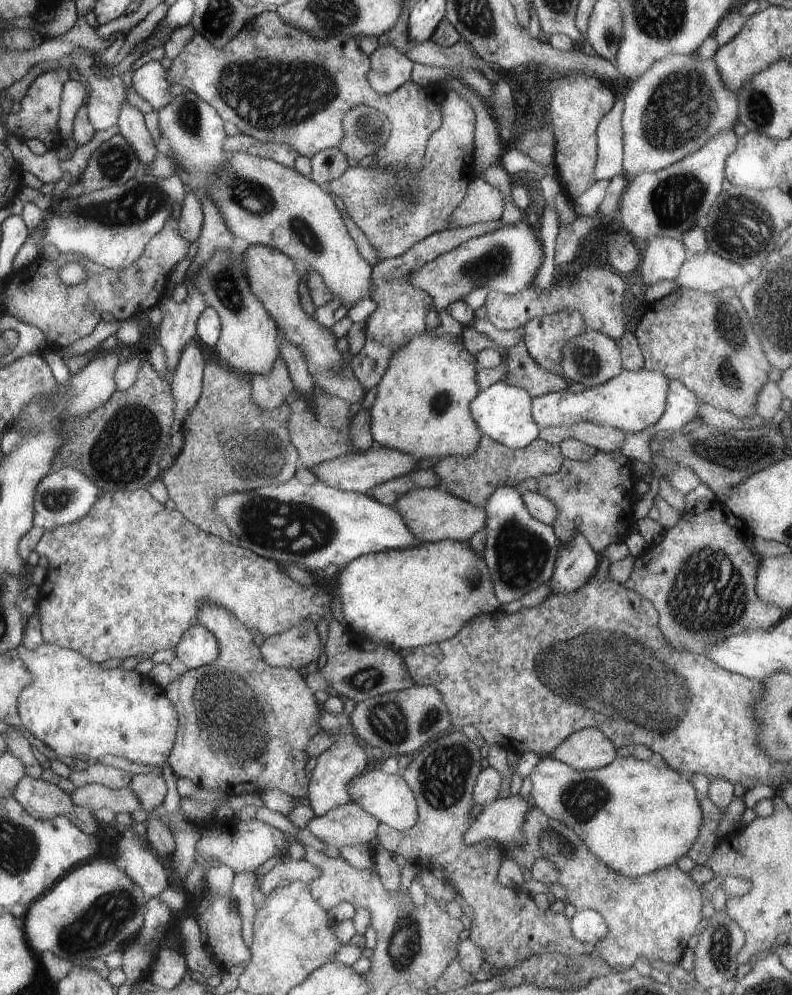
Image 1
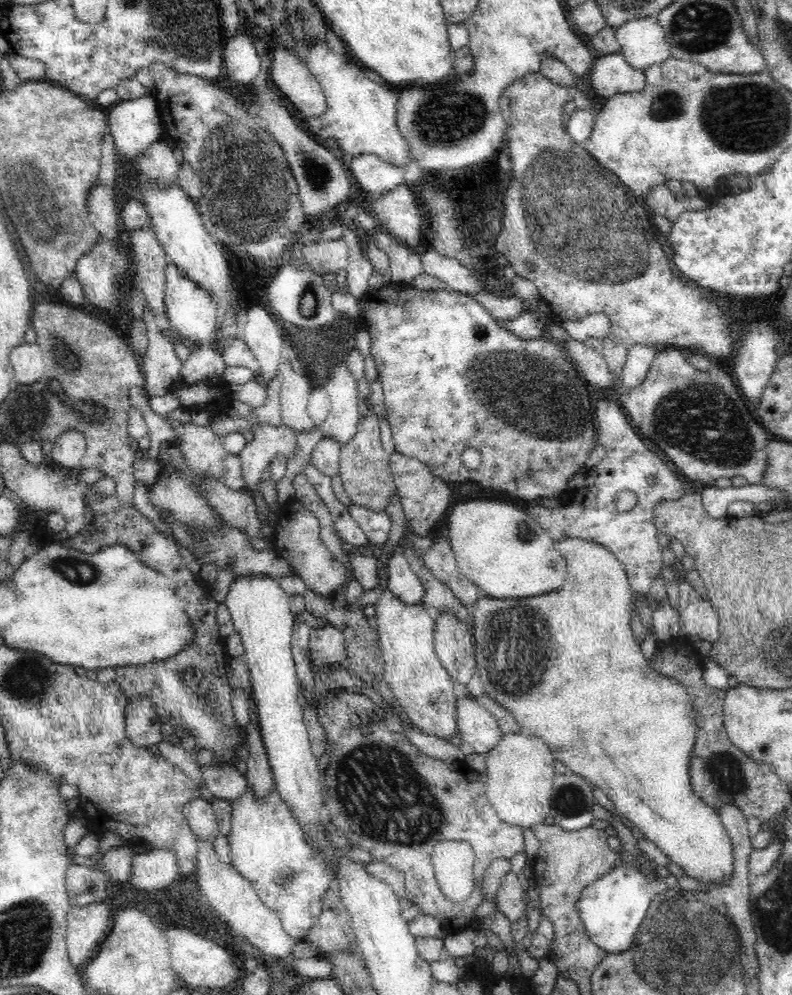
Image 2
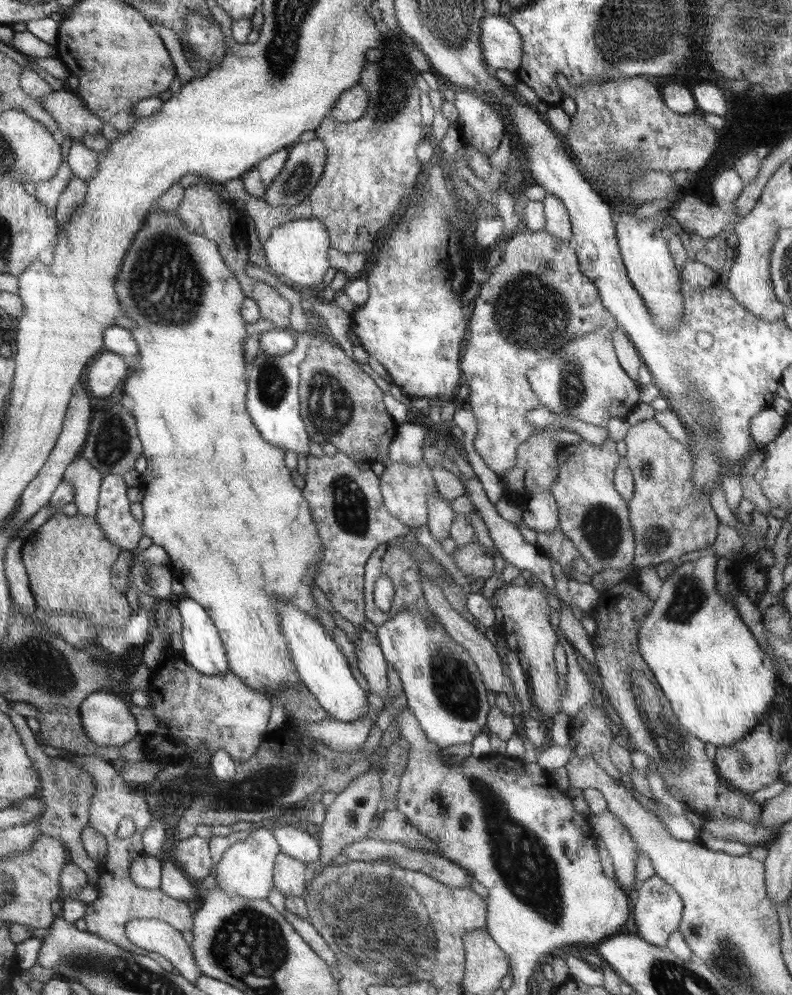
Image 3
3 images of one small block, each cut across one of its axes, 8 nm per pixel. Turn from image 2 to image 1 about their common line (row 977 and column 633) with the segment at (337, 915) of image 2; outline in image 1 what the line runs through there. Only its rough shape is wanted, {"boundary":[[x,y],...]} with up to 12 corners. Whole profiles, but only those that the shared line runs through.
{"boundary":[[675,288],[633,334],[645,370],[755,414],[771,364],[737,290]]}

